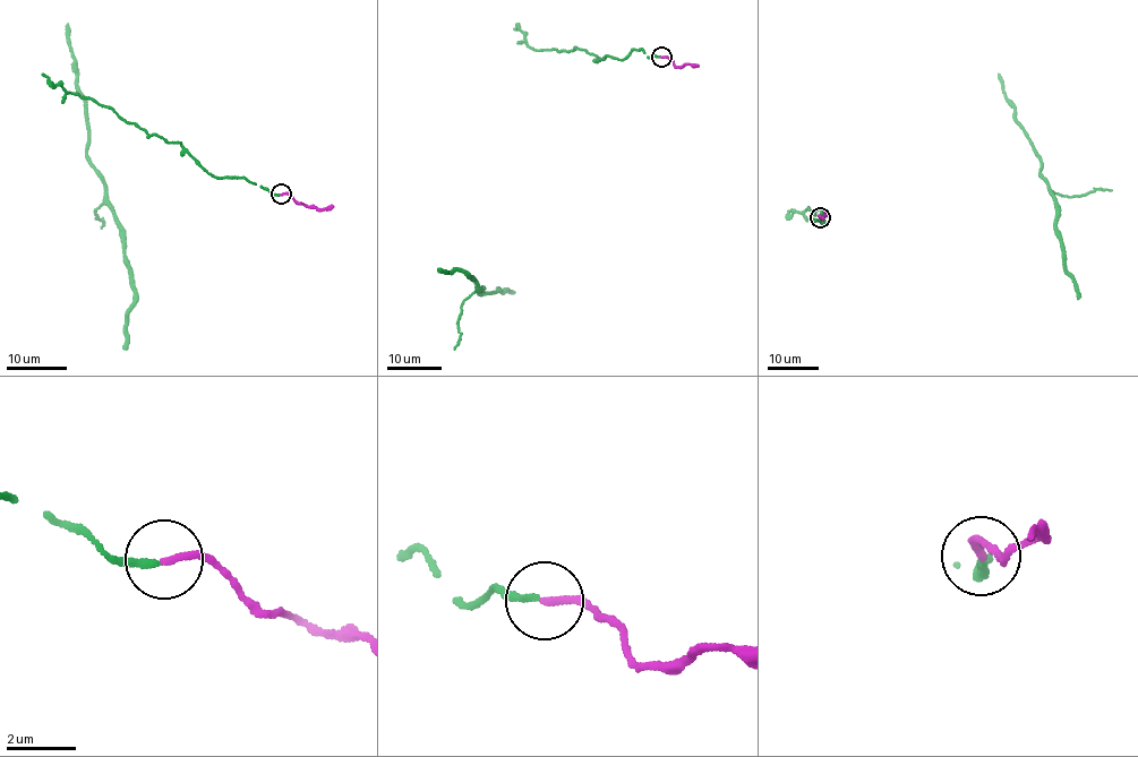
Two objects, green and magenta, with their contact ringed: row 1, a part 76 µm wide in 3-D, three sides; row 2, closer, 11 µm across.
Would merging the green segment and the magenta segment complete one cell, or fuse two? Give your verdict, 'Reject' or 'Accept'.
Accept

